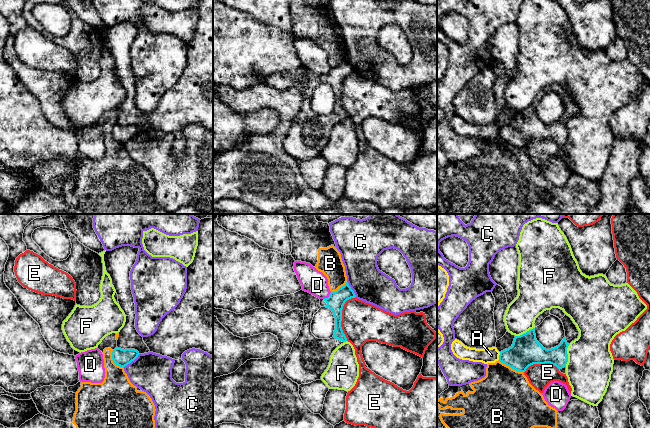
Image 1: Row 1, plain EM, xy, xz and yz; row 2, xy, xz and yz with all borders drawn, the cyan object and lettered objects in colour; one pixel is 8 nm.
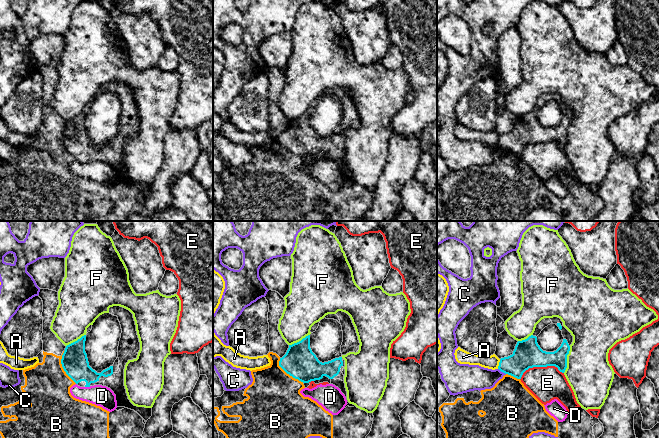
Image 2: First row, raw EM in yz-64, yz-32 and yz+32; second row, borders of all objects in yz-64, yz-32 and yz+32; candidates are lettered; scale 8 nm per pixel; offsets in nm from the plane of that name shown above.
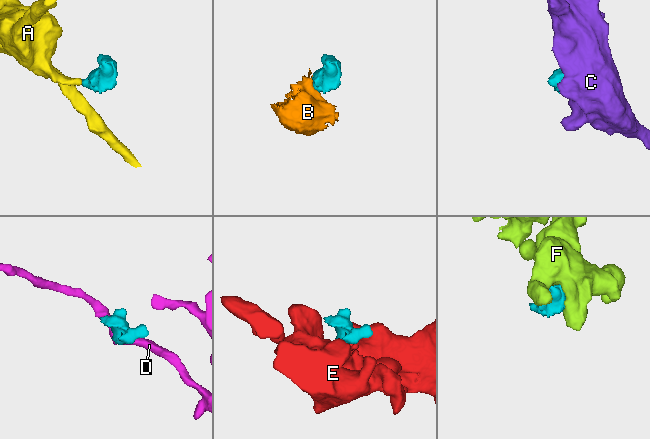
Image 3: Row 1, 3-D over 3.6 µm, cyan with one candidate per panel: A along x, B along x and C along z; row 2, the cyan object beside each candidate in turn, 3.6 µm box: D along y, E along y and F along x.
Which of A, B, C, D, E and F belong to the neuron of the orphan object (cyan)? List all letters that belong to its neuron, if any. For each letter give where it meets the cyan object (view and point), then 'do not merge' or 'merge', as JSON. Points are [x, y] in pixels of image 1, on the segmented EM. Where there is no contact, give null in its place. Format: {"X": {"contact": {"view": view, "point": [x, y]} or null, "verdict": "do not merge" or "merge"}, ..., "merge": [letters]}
{"A": {"contact": {"view": "yz", "point": [499, 356]}, "verdict": "do not merge"}, "B": {"contact": {"view": "yz", "point": [511, 367]}, "verdict": "do not merge"}, "C": {"contact": {"view": "xy", "point": [131, 361]}, "verdict": "do not merge"}, "D": {"contact": {"view": "xz", "point": [328, 297]}, "verdict": "do not merge"}, "E": {"contact": {"view": "xz", "point": [341, 316]}, "verdict": "do not merge"}, "F": {"contact": {"view": "yz", "point": [567, 355]}, "verdict": "do not merge"}, "merge": []}

